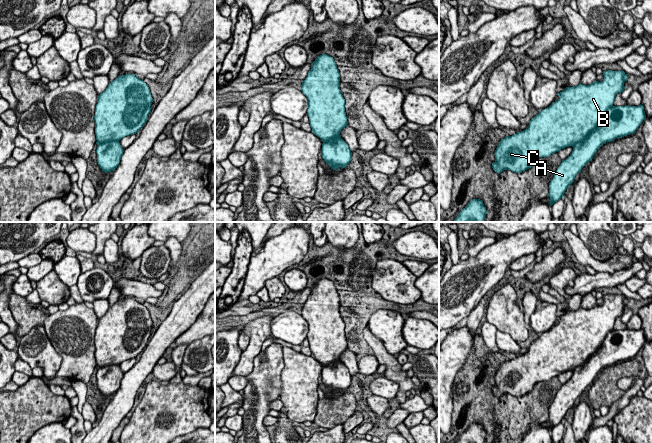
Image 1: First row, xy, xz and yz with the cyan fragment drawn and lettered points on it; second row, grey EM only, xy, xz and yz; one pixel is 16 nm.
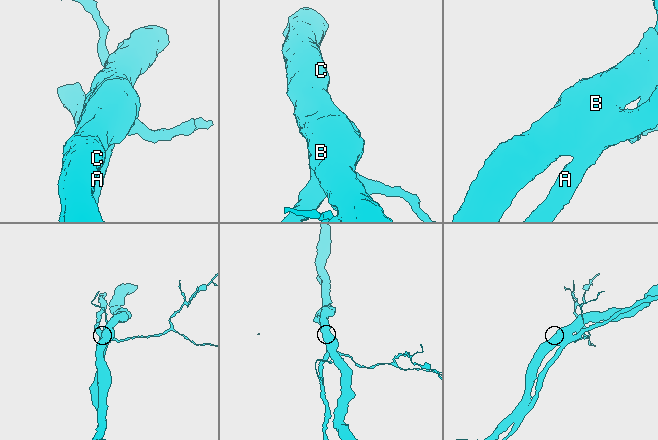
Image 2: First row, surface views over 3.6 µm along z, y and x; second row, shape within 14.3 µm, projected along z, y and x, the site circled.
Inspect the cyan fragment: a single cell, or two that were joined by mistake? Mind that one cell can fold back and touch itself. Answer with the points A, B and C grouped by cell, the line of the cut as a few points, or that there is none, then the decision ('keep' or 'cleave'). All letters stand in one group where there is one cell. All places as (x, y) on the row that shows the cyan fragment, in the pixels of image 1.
A B C | no cut | keep

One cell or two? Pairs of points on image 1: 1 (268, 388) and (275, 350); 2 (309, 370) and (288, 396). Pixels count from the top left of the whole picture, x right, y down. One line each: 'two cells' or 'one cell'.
1: one cell
2: one cell

